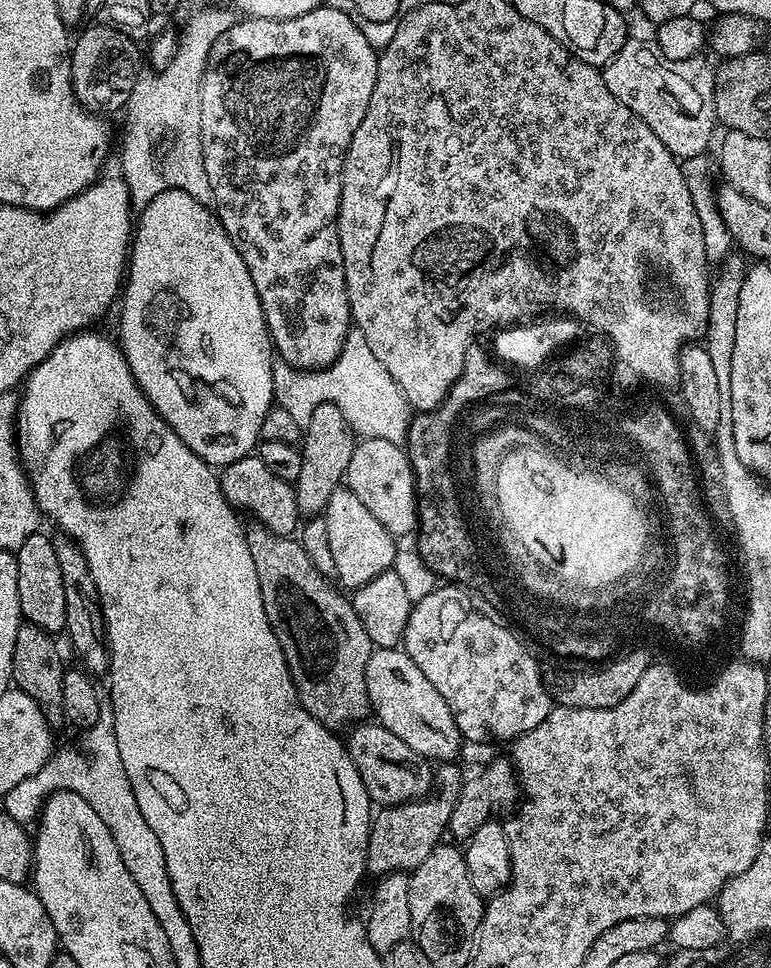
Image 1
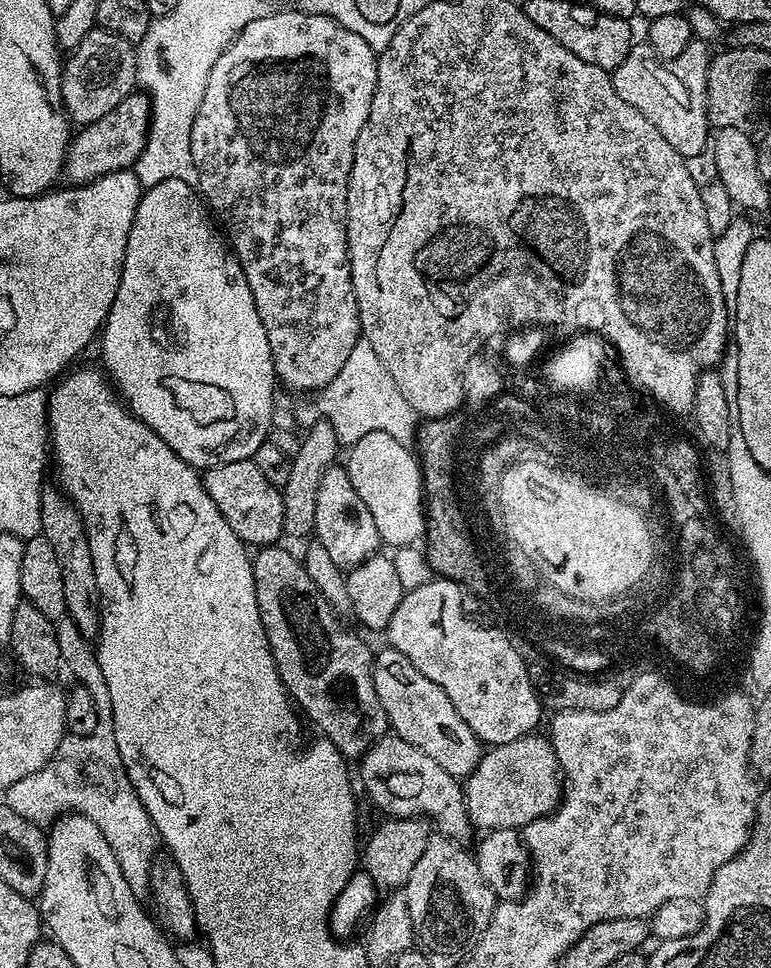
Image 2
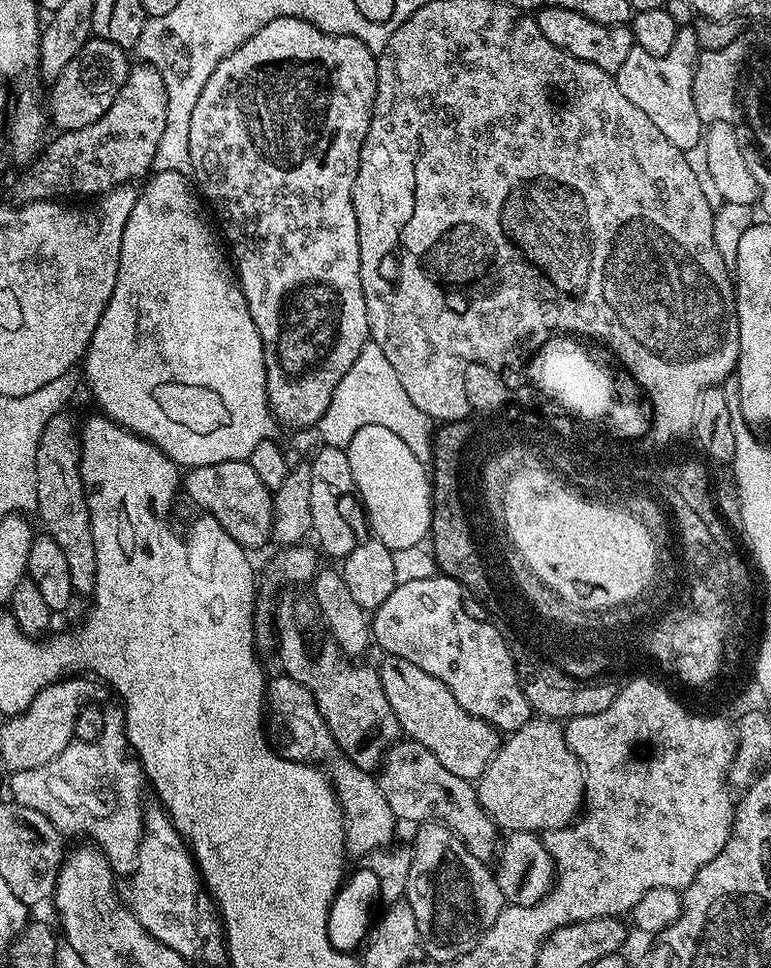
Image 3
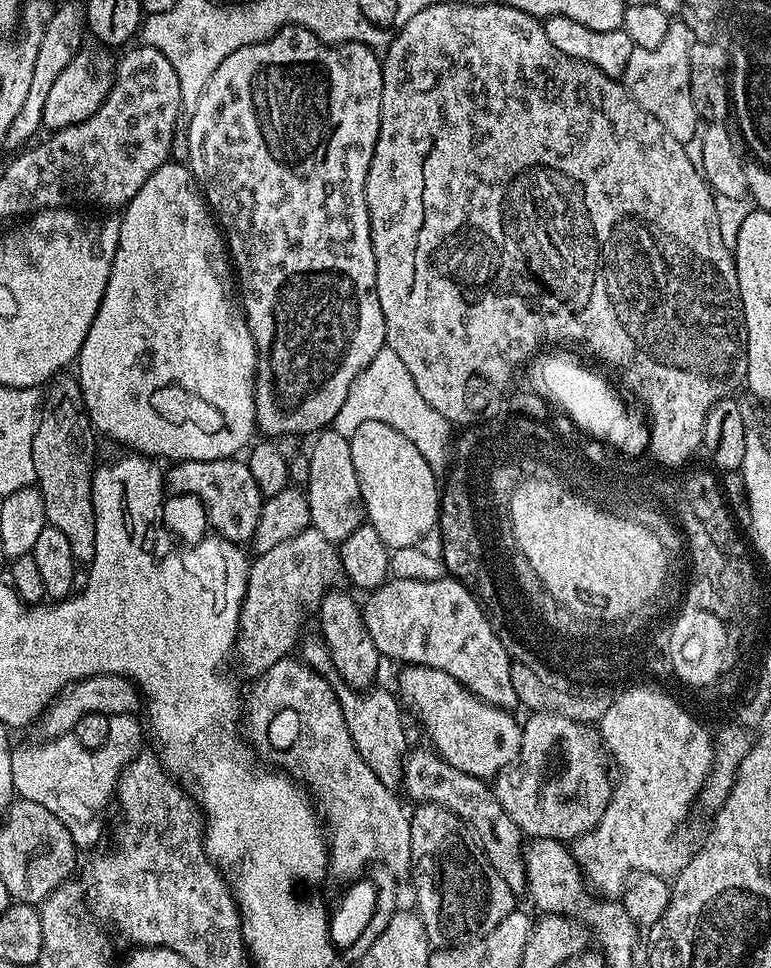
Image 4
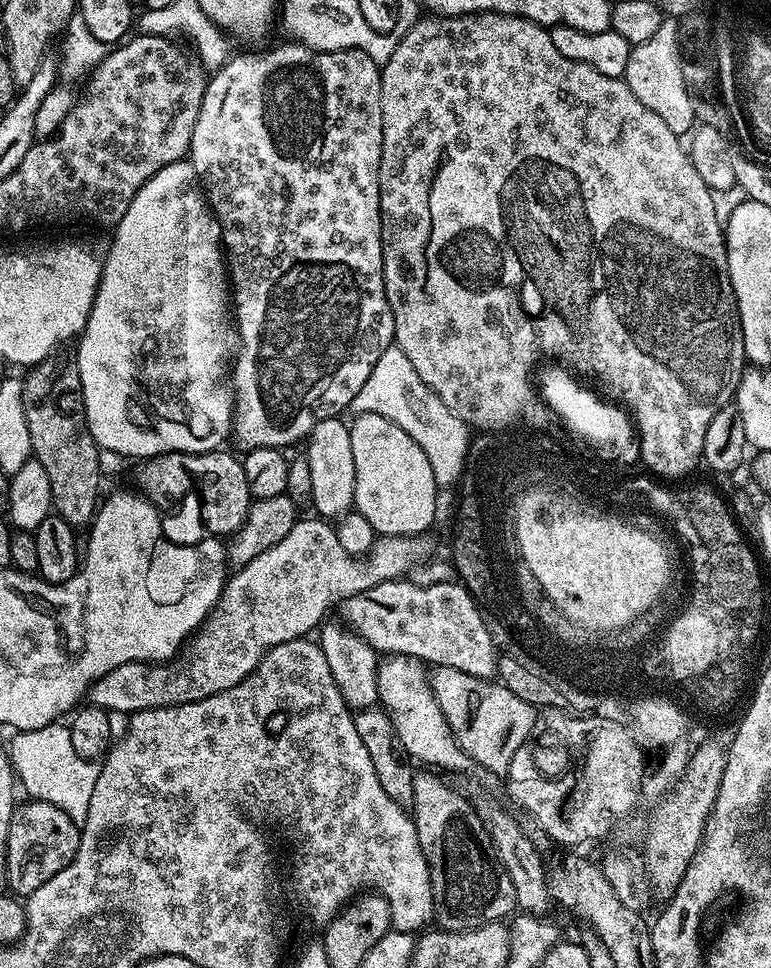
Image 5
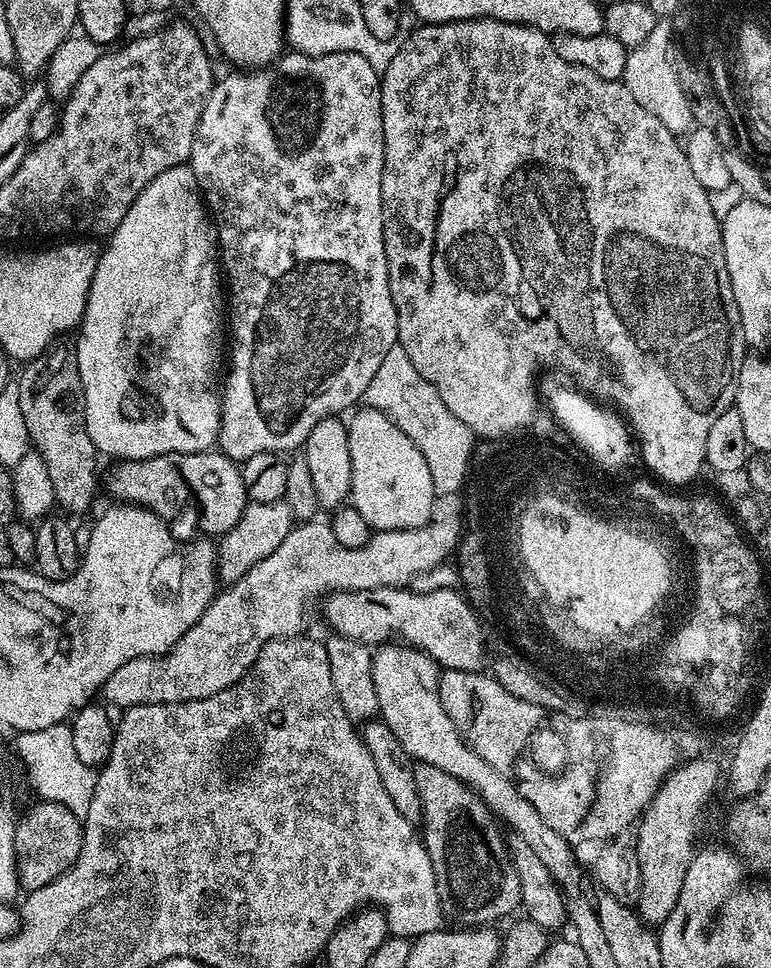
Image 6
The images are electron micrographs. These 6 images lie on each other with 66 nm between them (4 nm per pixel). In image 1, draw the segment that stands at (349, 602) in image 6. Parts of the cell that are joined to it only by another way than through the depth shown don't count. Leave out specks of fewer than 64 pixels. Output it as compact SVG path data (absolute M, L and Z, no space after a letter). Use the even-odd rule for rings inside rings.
M437 586L432 593L413 603L404 631L403 651L416 663L418 670L430 678L434 690L446 698L446 706L450 706L465 741L493 736L496 740L511 742L517 736L534 730L534 726L538 726L538 722L542 722L554 707L544 685L541 661L532 657L531 650L527 648L529 645L507 623L491 615L483 616L472 605L473 597L463 587L444 587L448 588Z

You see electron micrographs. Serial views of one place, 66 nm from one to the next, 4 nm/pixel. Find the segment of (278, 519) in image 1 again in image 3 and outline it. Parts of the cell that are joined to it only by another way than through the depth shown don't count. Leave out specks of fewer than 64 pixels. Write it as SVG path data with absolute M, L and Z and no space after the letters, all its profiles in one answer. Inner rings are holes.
M231 460L230 462L218 462L210 466L191 469L183 477L183 491L188 491L188 496L200 507L201 513L214 517L218 526L234 538L245 550L260 548L264 543L272 540L272 494L273 489L268 488L258 479L258 474L254 474L254 466L250 466L247 460Z

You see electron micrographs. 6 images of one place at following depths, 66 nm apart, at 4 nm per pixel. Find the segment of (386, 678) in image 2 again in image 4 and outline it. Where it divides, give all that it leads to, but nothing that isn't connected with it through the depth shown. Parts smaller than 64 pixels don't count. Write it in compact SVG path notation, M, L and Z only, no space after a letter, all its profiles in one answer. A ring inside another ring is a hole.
M409 664L401 669L398 692L403 703L416 711L425 734L432 739L431 747L450 766L487 781L499 776L515 761L520 753L522 724L512 717L509 709L486 703L450 678L446 670L434 670L425 664Z

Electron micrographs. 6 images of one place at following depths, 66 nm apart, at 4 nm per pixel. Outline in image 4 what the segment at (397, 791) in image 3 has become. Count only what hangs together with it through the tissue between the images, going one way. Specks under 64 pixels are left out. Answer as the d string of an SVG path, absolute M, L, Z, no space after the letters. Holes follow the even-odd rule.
M425 746L415 752L416 749L407 757L404 765L403 795L408 795L412 802L437 804L453 812L468 825L484 859L490 866L494 866L494 870L498 870L498 874L502 874L502 882L510 886L513 894L523 893L528 886L524 869L526 837L514 818L510 818L510 814L502 810L495 791L478 777L450 766L450 762L443 760L431 747Z

